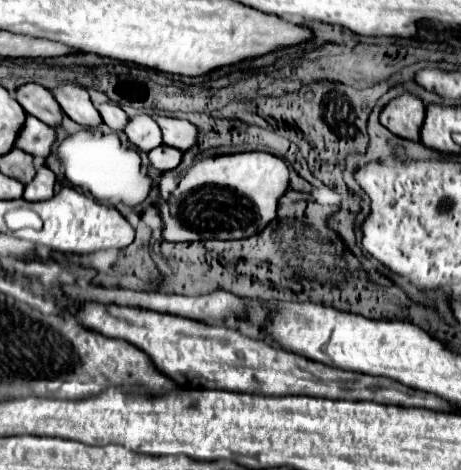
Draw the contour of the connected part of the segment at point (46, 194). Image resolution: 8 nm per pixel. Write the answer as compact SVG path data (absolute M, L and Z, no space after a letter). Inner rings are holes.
M40 168L36 178L26 184L24 188L24 200L28 202L40 202L40 200L50 200L50 196L54 196L54 184L56 184L56 176L50 168Z

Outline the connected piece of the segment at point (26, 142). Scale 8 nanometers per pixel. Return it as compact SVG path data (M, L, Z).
M28 116L24 128L18 134L16 148L24 150L24 152L28 152L32 156L38 156L38 158L46 160L50 156L50 152L52 152L52 144L54 142L56 142L54 128L46 126L44 122L40 122L34 116Z

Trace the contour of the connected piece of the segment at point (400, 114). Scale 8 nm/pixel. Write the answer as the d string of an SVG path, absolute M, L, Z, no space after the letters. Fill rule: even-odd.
M404 94L392 100L380 114L380 124L386 126L392 134L406 140L420 140L420 128L424 122L426 106L420 98Z

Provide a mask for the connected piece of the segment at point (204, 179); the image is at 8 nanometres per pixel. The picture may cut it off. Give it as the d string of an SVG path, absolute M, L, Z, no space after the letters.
M242 152L216 156L196 162L186 176L182 176L178 188L168 200L160 200L158 208L164 220L162 236L168 242L192 242L192 240L240 240L262 232L278 210L278 200L290 190L290 172L282 158L268 152Z

